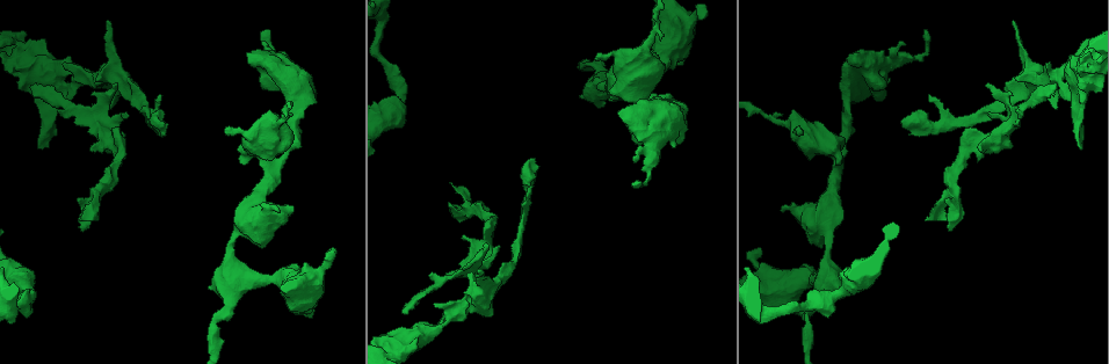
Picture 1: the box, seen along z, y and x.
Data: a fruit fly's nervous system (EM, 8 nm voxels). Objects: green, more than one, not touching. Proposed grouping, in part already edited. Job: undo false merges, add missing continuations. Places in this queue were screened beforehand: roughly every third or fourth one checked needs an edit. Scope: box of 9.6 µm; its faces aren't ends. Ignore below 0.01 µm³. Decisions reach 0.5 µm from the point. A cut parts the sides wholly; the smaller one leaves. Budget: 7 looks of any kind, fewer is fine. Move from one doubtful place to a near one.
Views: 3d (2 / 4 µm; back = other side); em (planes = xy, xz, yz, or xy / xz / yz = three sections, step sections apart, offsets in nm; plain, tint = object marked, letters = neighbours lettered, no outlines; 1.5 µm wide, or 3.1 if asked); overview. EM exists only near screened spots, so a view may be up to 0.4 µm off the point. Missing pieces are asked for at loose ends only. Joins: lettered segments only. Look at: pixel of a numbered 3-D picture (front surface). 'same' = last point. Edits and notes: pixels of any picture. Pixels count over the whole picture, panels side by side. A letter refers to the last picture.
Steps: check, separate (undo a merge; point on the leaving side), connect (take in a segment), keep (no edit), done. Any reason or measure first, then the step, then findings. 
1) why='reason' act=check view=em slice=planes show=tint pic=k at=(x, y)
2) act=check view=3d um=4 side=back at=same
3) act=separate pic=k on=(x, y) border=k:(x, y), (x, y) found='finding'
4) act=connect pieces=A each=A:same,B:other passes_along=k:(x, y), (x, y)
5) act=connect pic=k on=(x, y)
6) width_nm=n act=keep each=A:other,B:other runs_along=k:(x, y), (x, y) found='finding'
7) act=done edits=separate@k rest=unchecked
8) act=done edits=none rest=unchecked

why='free end' act=check view=em slice=planes show=letters pic=1 at=(1081, 148)

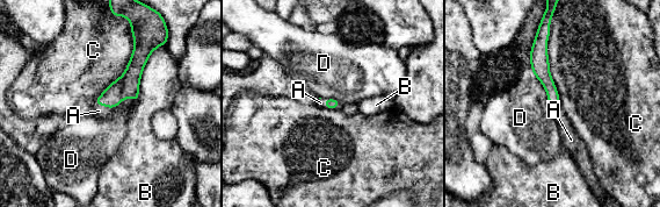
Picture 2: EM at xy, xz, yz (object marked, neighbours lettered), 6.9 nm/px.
longest_contact=C:550nm act=connect pieces=A each=A:same,B:other,C:other,D:other passes_along=2:(127, 86), (103, 105), (99, 111) found='it goes on there'

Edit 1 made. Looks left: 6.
why='an open end' act=check view=3d um=2 pic=1 at=(161, 124)

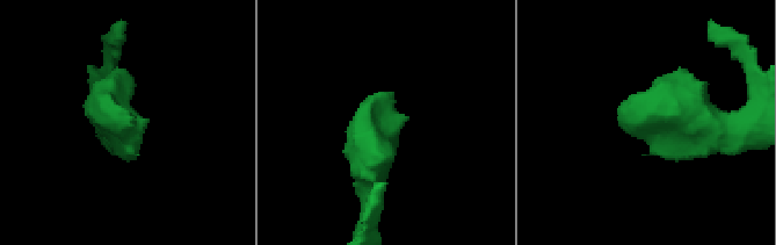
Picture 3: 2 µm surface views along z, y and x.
why='shape alone is not enough' act=check view=em slice=xz step=8 show=tint pic=3 at=(620, 123)

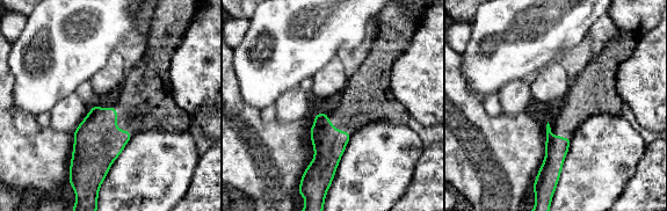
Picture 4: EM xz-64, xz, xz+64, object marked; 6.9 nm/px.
act=check view=em slice=yz step=8 show=letters at=same

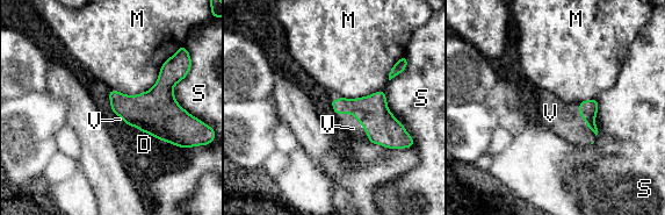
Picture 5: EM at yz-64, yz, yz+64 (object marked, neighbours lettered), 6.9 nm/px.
act=connect pieces=V each=D:other,M:other,S:other,V:same passes_along=5:(371, 112), (356, 119), (353, 128) found='the neuron continues'

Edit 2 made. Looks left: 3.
why='sharp bend' act=check view=em slice=yz step=8 show=tint pic=1 at=(645, 182)

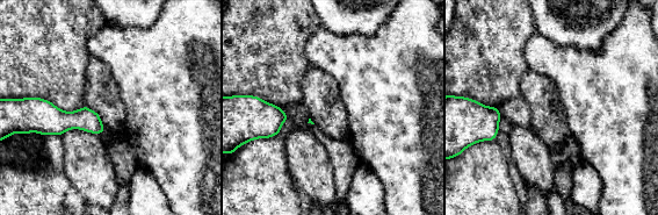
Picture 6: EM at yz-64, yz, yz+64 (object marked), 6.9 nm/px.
why='another direction' act=check view=em slice=planes show=letters at=same

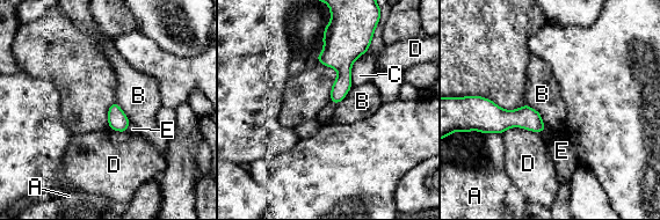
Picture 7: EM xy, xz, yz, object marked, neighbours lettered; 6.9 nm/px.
act=keep each=A:other,B:other,C:other,D:other,E:other border=7:(526, 103), (539, 114), (546, 129) found='one neuron here'

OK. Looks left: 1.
act=done edits=connect@2,connect@5 rest=unchecked

